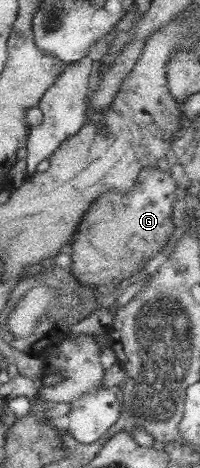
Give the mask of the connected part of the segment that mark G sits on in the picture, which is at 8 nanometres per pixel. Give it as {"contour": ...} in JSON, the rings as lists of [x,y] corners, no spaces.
{"contour":[[[157,167],[145,168],[137,174],[133,187],[127,193],[115,189],[105,191],[89,206],[83,214],[79,226],[73,232],[71,243],[66,250],[70,257],[70,272],[85,286],[94,286],[100,295],[111,293],[115,287],[135,275],[142,269],[143,263],[164,247],[175,229],[171,221],[171,207],[176,198],[176,185],[169,172],[160,171]]]}

